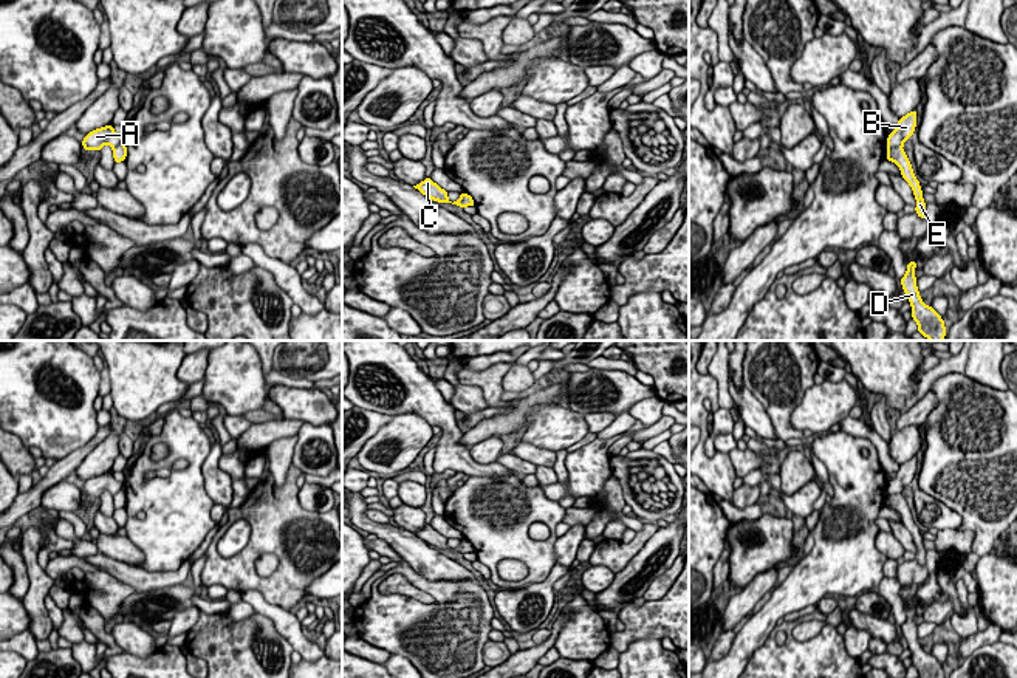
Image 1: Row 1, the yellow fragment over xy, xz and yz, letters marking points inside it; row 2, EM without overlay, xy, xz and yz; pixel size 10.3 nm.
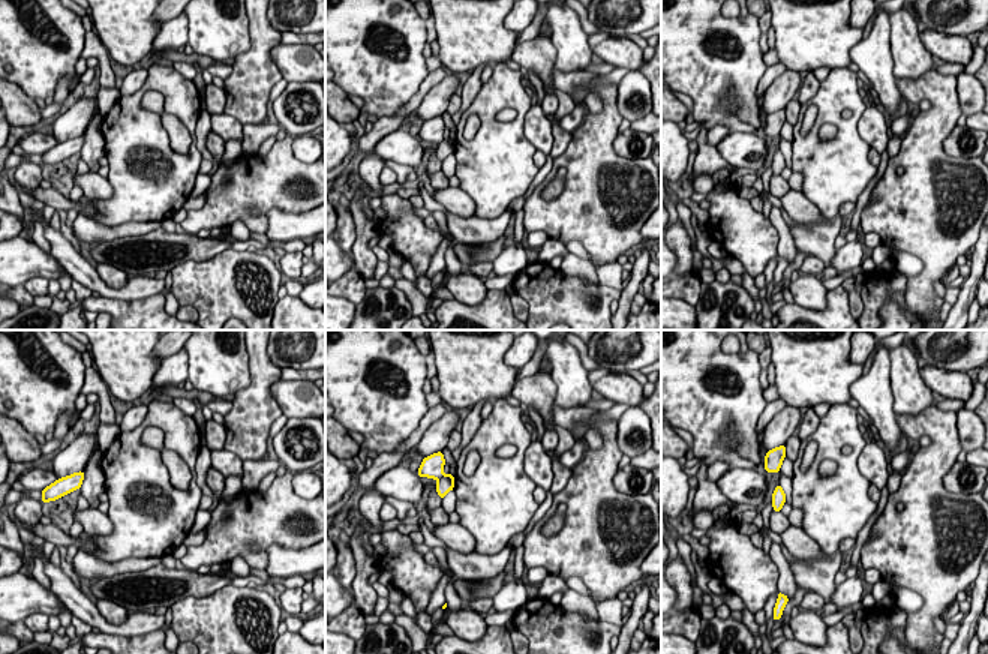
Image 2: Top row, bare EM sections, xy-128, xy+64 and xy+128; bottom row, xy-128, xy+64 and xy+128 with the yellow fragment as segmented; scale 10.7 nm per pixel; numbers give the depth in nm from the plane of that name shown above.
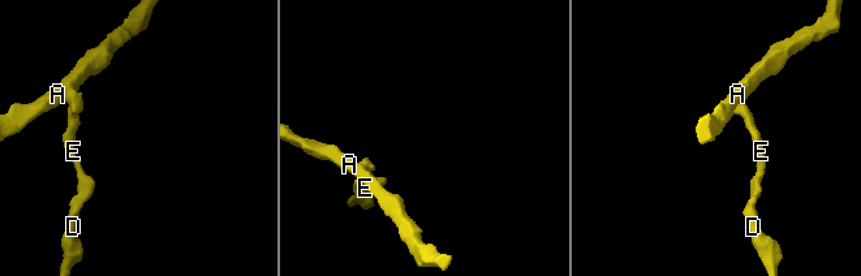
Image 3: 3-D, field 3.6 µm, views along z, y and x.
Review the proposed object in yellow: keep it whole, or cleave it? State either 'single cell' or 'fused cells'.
fused cells

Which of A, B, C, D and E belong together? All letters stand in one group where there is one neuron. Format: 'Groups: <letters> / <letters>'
Groups: A B C / D E

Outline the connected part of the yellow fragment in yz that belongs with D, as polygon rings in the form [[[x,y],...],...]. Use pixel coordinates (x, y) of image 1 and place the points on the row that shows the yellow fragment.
[[[910,262],[906,266],[907,272],[901,279],[901,283],[912,305],[912,319],[918,324],[918,331],[929,341],[943,341],[943,337],[947,334],[944,320],[932,306],[924,305],[923,299],[919,297],[916,277],[913,274],[916,262]]]

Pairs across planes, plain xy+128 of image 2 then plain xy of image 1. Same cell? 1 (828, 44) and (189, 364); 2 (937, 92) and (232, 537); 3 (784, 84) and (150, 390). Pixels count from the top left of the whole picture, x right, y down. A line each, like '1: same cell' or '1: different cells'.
1: different cells
2: different cells
3: different cells

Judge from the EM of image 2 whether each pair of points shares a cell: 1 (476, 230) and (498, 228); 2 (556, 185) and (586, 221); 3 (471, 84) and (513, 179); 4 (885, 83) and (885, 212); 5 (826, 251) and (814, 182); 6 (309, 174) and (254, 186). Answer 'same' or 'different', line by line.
1: same
2: different
3: different
4: different
5: different
6: same

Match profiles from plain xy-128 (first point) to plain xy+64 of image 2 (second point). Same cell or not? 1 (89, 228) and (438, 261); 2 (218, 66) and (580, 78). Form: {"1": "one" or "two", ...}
{"1": "one", "2": "one"}

